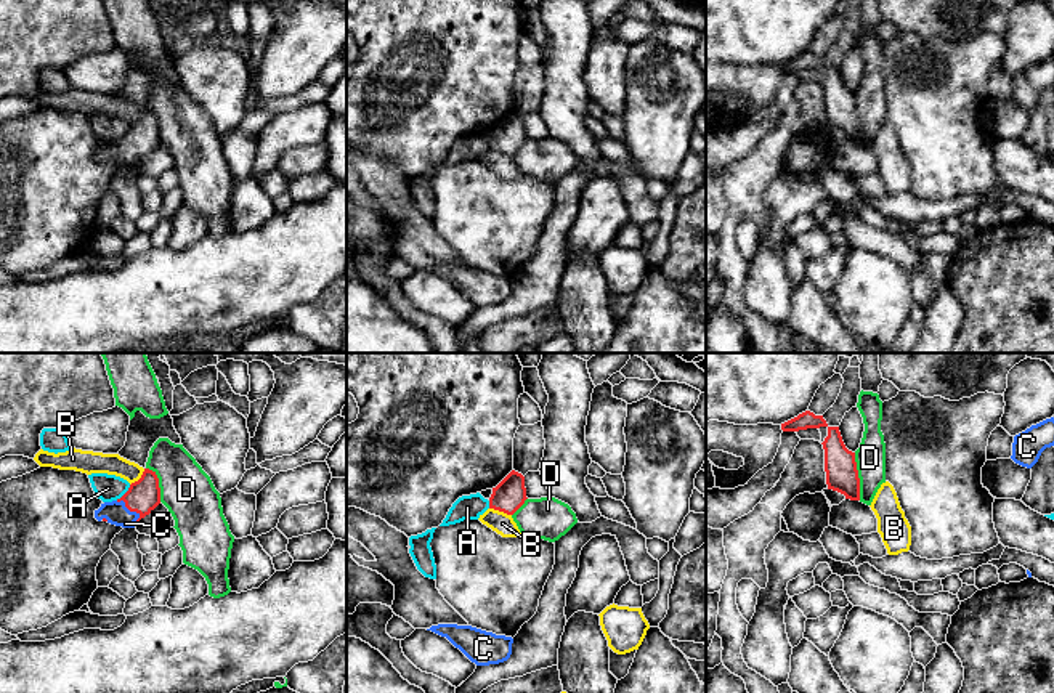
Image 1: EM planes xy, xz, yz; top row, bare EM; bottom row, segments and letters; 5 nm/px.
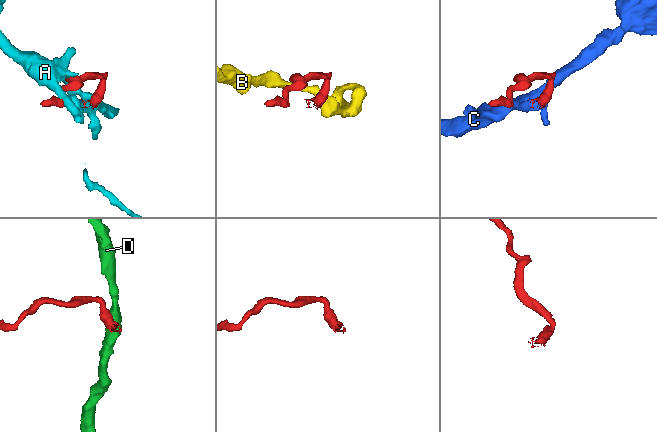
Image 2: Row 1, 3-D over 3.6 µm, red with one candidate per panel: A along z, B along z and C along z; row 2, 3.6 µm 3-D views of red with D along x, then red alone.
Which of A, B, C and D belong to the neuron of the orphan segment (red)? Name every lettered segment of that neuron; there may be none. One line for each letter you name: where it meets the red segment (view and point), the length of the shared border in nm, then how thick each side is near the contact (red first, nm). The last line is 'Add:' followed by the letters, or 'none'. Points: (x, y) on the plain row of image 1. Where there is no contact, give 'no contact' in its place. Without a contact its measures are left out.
C: contact xy (132, 151); length 160 nm; calibres 160 and 110 nm
Add: C

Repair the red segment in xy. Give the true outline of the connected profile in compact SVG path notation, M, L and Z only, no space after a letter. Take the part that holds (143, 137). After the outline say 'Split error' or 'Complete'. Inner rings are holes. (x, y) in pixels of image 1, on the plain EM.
M144 109L141 119L132 124L120 140L101 144L101 148L95 151L95 159L122 168L135 168L136 164L159 144L159 119L156 112Z. Split error

